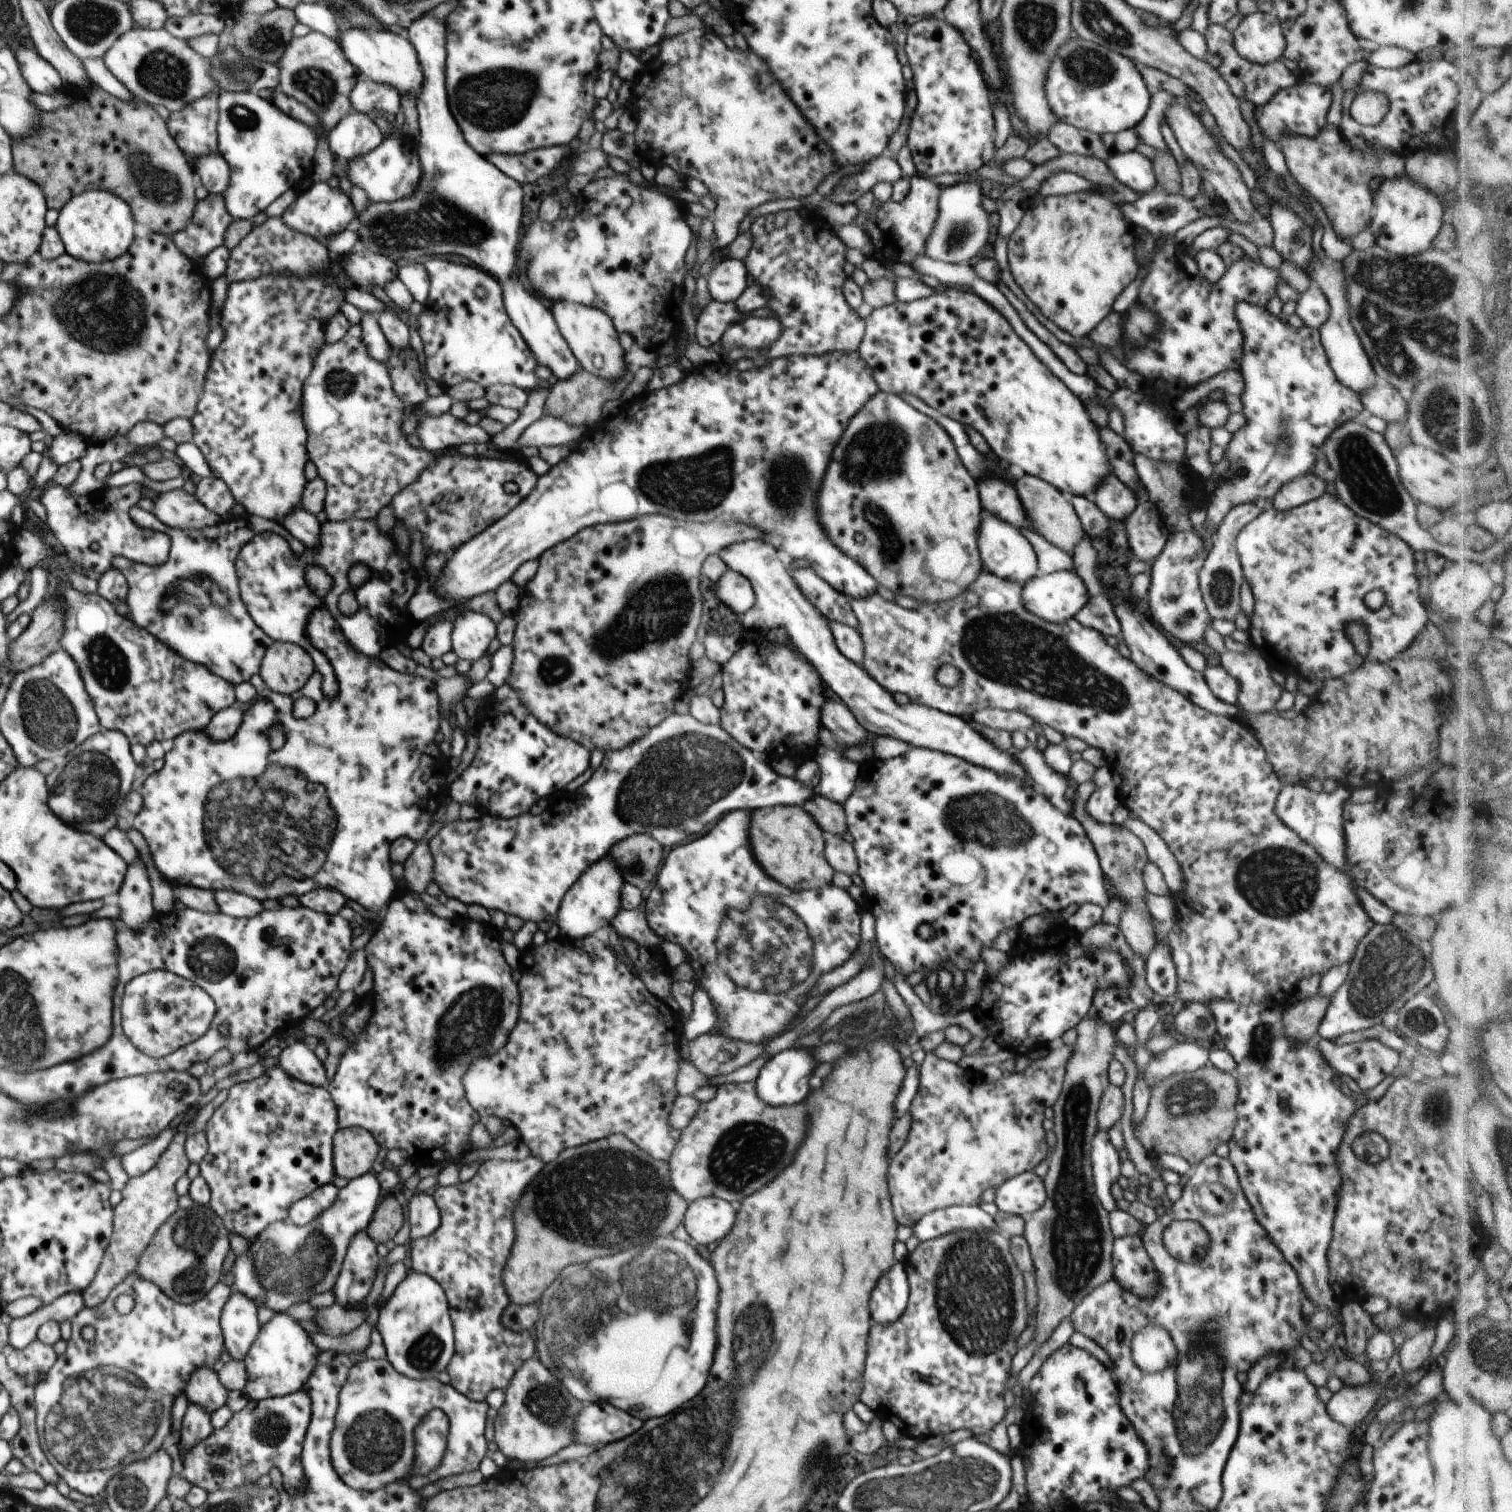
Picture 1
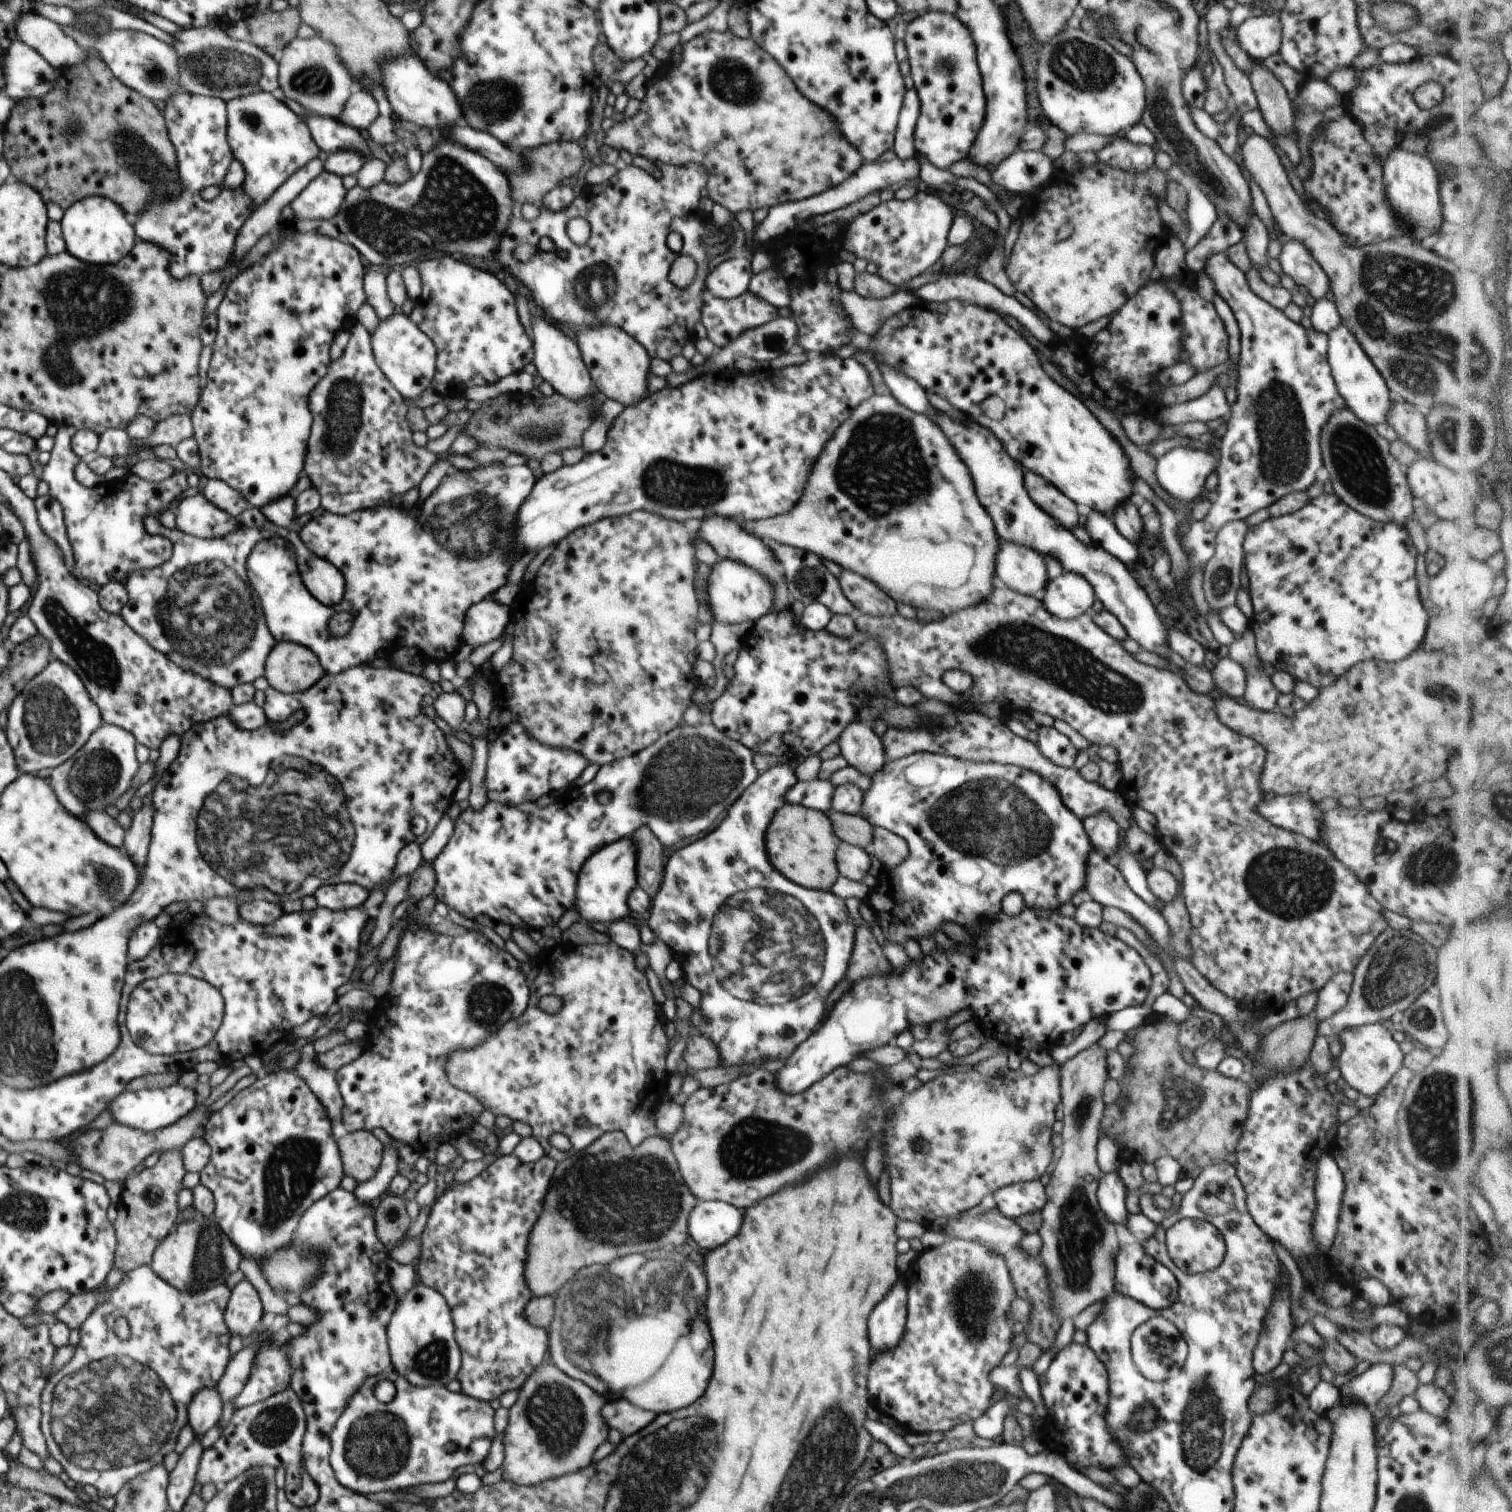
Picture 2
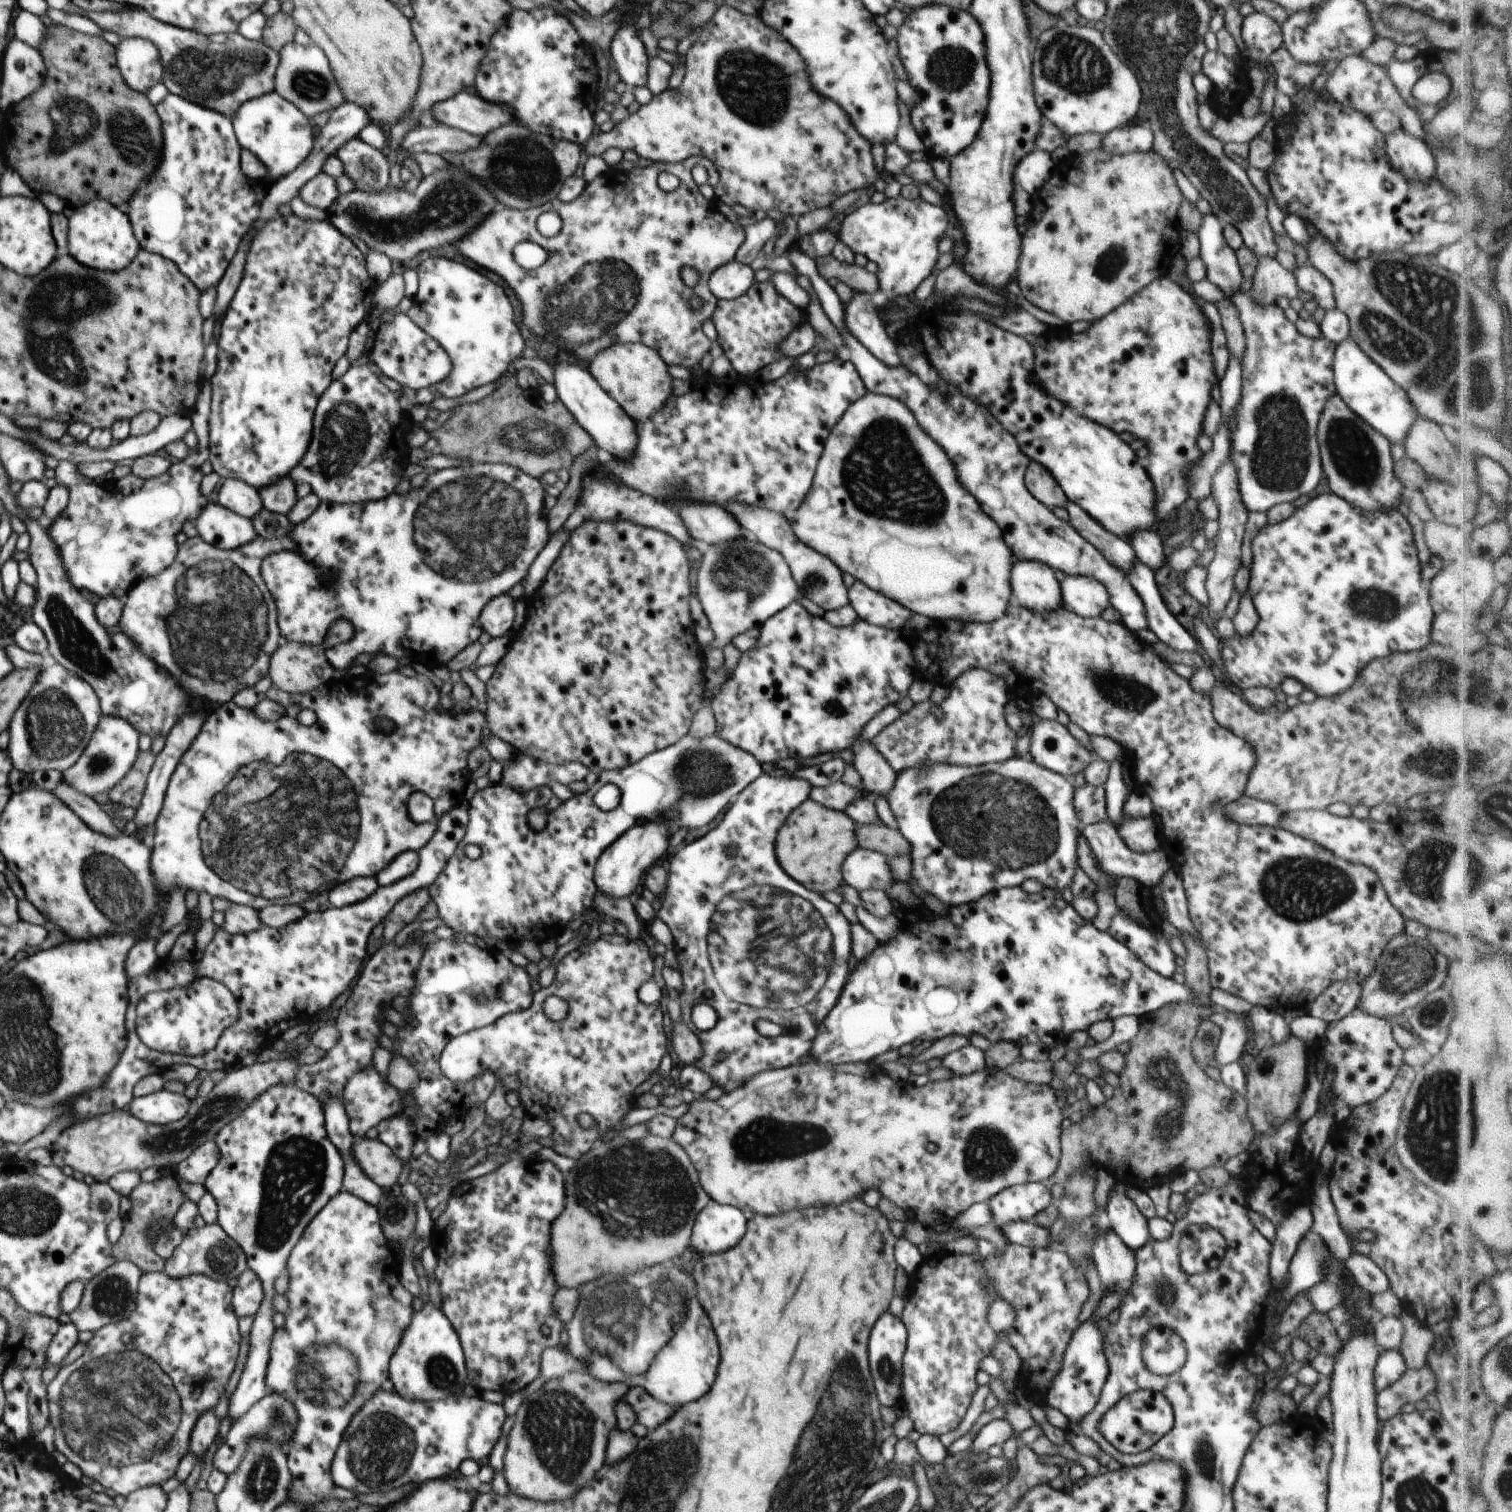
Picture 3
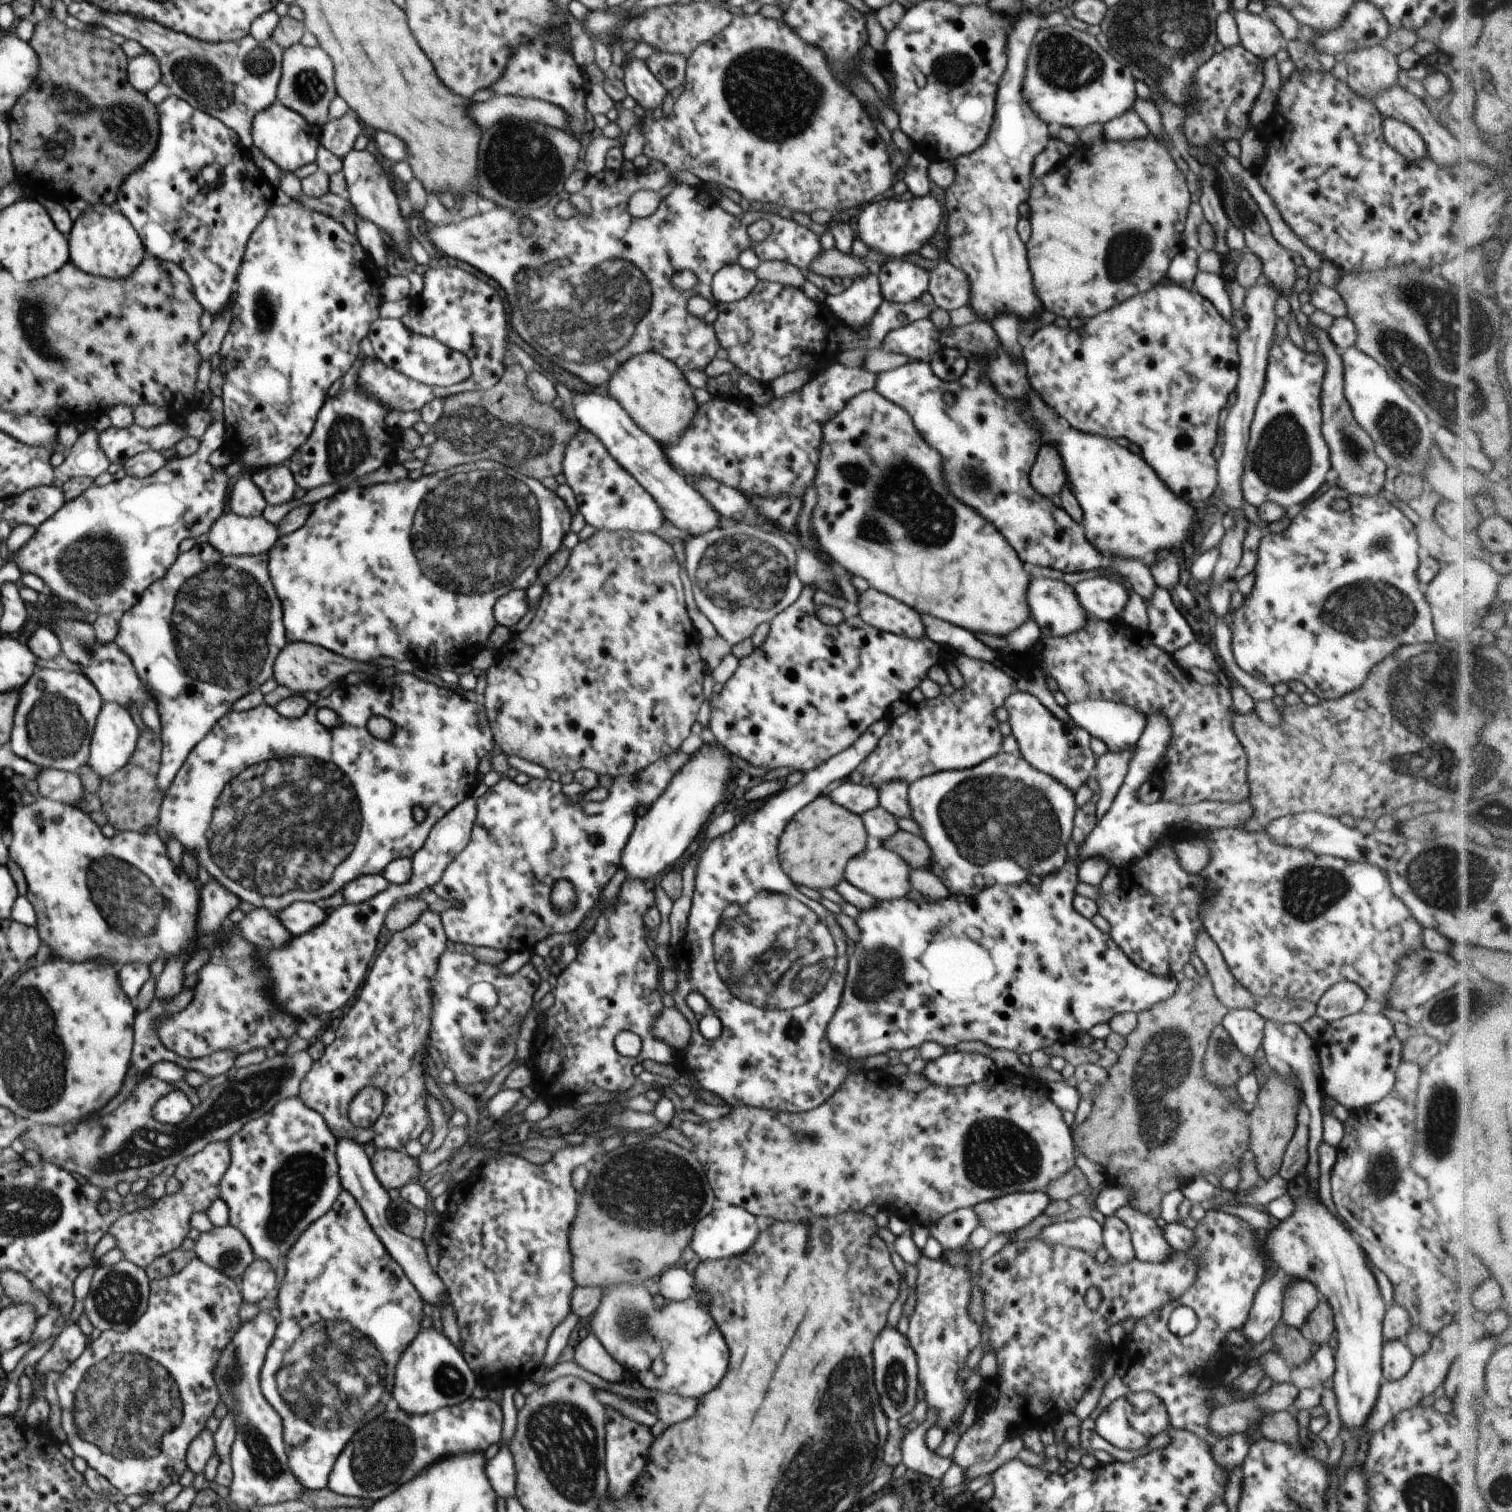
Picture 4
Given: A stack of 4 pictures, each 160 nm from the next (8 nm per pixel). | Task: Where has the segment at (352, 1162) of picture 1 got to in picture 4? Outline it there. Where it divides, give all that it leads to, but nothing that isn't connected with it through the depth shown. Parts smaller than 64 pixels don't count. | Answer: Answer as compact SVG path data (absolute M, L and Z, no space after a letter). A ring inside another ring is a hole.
M376 1149L370 1162L376 1178L386 1191L402 1189L412 1178L420 1177L419 1160L404 1151Z

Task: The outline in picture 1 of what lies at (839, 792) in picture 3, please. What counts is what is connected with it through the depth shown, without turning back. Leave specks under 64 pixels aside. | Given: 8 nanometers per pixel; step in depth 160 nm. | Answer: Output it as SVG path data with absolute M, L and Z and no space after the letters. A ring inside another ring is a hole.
M670 714L667 718L664 718L662 722L658 724L658 726L654 726L653 730L650 730L649 732L646 732L642 736L642 738L638 738L638 741L632 742L629 746L626 746L626 748L622 748L622 750L608 750L606 753L604 753L604 760L602 760L602 764L598 768L596 768L594 774L592 774L592 778L586 782L583 786L580 786L575 792L567 794L566 797L563 799L560 807L559 807L559 813L558 813L558 807L557 807L557 813L556 813L556 818L554 818L554 822L546 822L548 826L550 826L550 832L548 832L548 826L546 826L546 832L542 832L544 836L540 836L540 838L528 838L526 836L526 828L522 826L524 824L524 816L520 816L520 818L512 818L512 819L504 819L504 818L496 818L494 816L490 815L485 815L482 814L482 816L479 819L475 820L456 820L455 822L450 822L444 825L444 827L430 840L429 846L430 846L430 852L432 852L432 856L434 856L434 874L433 874L433 881L437 883L437 885L440 887L440 890L446 894L449 898L454 898L456 900L459 900L460 902L464 903L465 905L470 905L470 904L478 904L480 906L483 906L487 910L498 910L502 911L505 915L507 914L512 914L514 916L520 917L523 921L532 921L534 923L540 923L542 921L547 921L549 924L554 924L556 921L556 914L558 914L558 908L560 908L560 902L562 902L562 898L564 898L564 894L570 890L570 886L574 885L574 882L584 874L584 870L588 868L588 866L594 866L594 862L598 862L598 860L602 860L602 858L606 857L608 855L608 852L610 852L610 848L616 844L616 842L621 842L622 840L625 840L626 838L629 838L630 836L633 836L634 834L648 834L650 838L654 838L665 850L668 850L672 848L672 846L678 846L678 844L682 844L682 842L686 842L690 836L700 836L704 830L708 832L708 826L712 826L712 824L718 823L721 819L720 816L725 817L727 813L733 812L734 810L755 810L758 808L763 808L763 807L770 807L770 806L787 806L787 805L795 805L795 806L800 806L802 807L802 804L806 802L806 800L810 800L812 796L816 793L816 788L814 788L812 785L811 786L802 786L798 780L794 780L792 777L786 777L786 776L781 776L780 774L776 774L774 770L771 768L770 765L768 765L765 762L762 762L761 758L759 755L754 754L752 751L748 750L748 748L745 748L742 746L742 744L739 744L736 740L733 740L730 737L730 734L727 734L718 724L715 725L704 725L698 722L698 720L695 720L692 718L690 714Z

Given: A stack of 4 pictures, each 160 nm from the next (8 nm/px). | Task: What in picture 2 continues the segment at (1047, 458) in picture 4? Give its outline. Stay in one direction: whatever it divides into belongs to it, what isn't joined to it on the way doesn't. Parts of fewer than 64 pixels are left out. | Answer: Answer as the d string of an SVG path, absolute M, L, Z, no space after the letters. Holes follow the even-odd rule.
M1025 471L1023 480L1027 494L1038 508L1044 510L1066 530L1072 531L1078 527L1078 508L1070 498L1034 472Z

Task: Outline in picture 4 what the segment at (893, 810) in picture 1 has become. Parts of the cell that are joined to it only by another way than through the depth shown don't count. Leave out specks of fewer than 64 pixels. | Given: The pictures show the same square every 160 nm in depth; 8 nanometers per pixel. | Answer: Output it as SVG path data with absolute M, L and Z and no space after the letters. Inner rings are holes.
M998 752L994 757L965 770L944 770L922 776L906 792L910 818L916 822L920 836L930 846L930 871L952 895L974 896L995 885L1018 885L1031 875L1044 878L1057 873L1068 858L1067 844L1072 837L1077 812L1075 793L1030 766L1017 753Z

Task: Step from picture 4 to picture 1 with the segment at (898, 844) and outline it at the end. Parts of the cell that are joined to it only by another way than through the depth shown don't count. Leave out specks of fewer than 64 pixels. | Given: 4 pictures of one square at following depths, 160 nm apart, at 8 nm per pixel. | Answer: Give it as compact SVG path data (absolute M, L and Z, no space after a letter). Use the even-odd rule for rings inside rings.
M816 792L810 800L802 804L802 808L814 818L814 822L823 832L840 837L847 832L846 816L842 805Z

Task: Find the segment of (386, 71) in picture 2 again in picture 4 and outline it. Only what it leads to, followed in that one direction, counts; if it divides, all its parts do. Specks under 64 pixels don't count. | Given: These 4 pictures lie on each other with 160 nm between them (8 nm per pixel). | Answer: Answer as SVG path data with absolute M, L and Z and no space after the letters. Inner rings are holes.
M496 95L488 102L474 102L470 106L470 116L482 128L502 120L502 118L526 118L530 122L540 122L562 131L568 128L570 118L560 108L539 99Z

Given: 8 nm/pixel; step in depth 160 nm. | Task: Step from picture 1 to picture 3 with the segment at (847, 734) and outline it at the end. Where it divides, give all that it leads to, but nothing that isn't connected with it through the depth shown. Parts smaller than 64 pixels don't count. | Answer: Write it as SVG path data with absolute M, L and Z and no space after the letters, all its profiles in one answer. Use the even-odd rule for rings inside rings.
M856 738L856 742L850 746L854 755L852 766L862 777L863 787L871 793L872 797L886 797L894 788L896 772L886 762L886 758L880 754L872 742Z

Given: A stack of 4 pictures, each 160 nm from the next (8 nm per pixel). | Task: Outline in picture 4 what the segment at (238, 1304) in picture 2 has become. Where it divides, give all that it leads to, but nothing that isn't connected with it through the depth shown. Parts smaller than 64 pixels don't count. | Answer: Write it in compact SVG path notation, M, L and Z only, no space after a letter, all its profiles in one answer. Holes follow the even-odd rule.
M255 1258L244 1272L241 1294L244 1301L258 1305L263 1298L275 1292L276 1286L275 1267Z

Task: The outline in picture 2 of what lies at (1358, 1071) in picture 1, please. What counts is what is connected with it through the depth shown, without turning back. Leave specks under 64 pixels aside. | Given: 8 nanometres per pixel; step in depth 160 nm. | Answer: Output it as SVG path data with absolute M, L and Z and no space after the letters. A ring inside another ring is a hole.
M1366 1024L1354 1029L1342 1030L1338 1038L1342 1042L1342 1052L1338 1057L1333 1057L1329 1050L1330 1039L1318 1035L1310 1052L1308 1065L1322 1076L1333 1068L1338 1068L1342 1073L1341 1082L1357 1090L1360 1095L1377 1096L1388 1085L1390 1078L1403 1068L1405 1054L1401 1050L1401 1044L1394 1040L1388 1030L1388 1024Z

